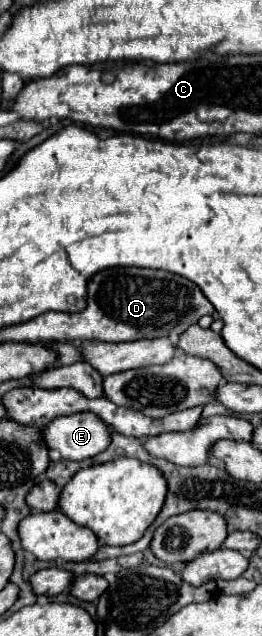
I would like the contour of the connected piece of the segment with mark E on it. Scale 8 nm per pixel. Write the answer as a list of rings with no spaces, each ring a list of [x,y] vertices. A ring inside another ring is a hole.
[[[73,413],[71,417],[59,417],[43,429],[47,447],[51,451],[59,451],[63,459],[73,459],[73,461],[91,459],[91,457],[103,453],[111,445],[111,433],[113,431],[107,429],[107,425],[103,425],[99,421],[99,417],[95,417],[95,413]]]

